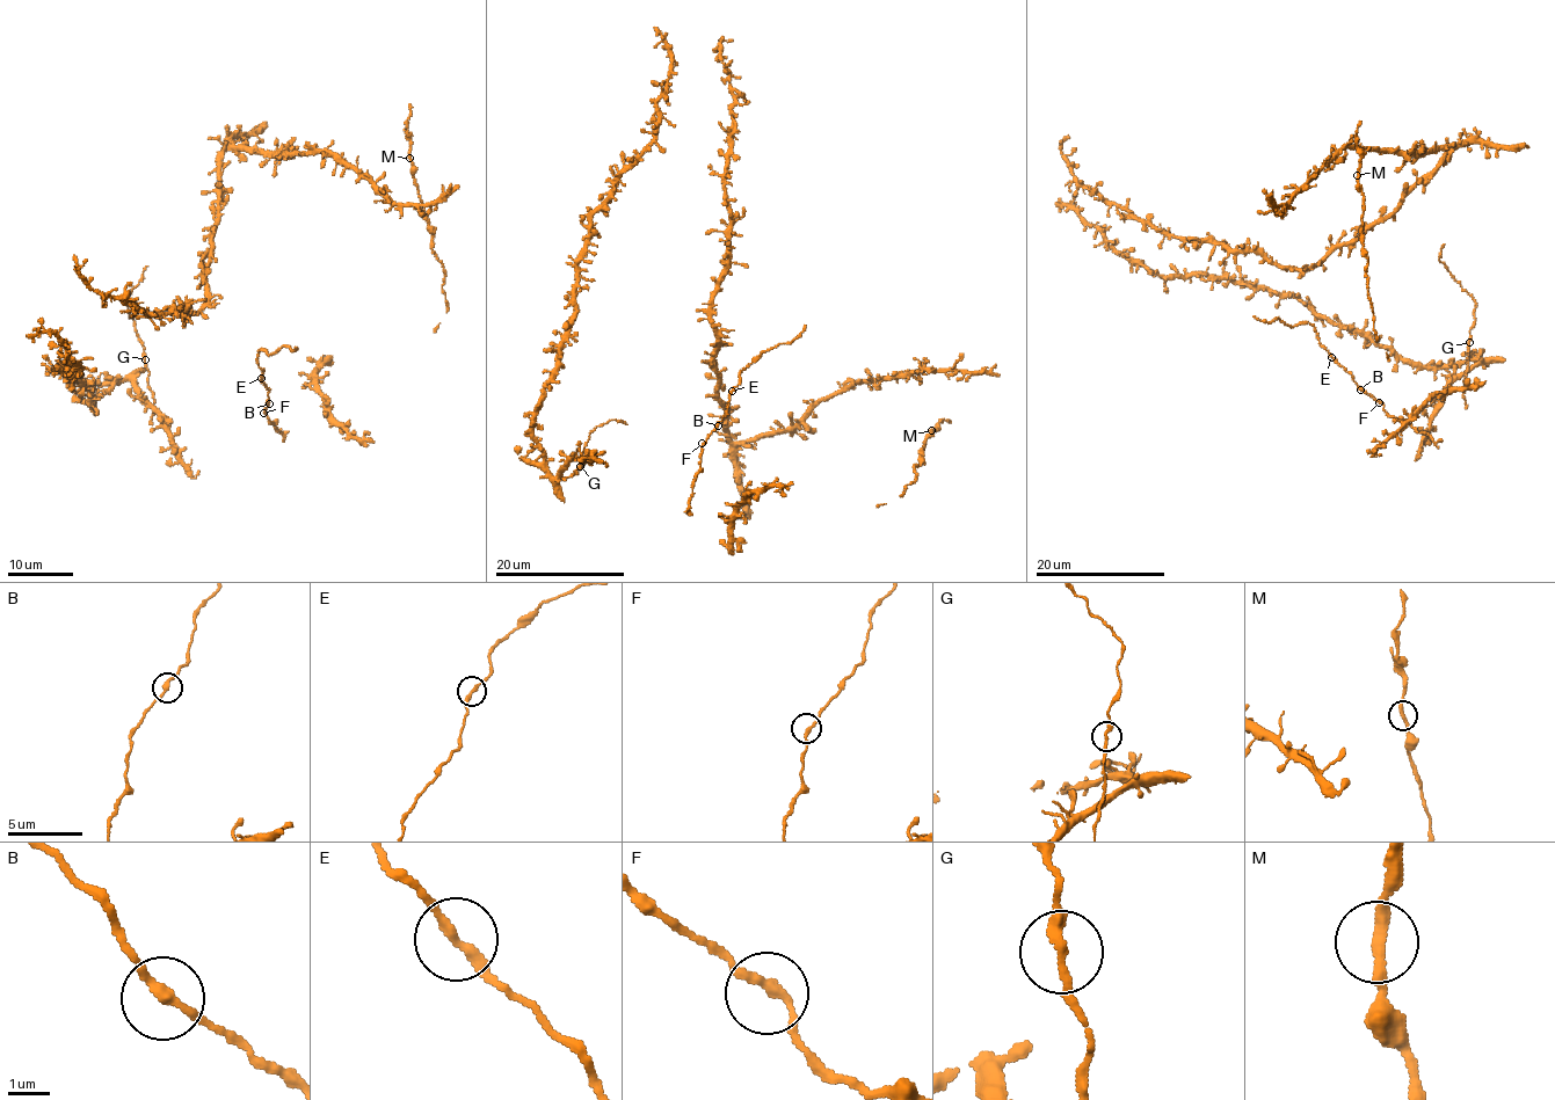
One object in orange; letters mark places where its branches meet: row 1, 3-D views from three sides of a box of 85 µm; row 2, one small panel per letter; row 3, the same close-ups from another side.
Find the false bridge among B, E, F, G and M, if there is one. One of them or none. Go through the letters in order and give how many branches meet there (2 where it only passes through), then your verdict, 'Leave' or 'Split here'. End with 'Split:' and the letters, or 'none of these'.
B: Branches: 2. Leave
E: Branches: 2. Leave
F: Branches: 2. Leave
G: Branches: 2. Leave
M: Branches: 2. Leave
Split: none of these

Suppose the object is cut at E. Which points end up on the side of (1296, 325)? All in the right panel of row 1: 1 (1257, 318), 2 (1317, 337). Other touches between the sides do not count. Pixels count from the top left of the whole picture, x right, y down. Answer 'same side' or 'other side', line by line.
1: same side
2: same side

